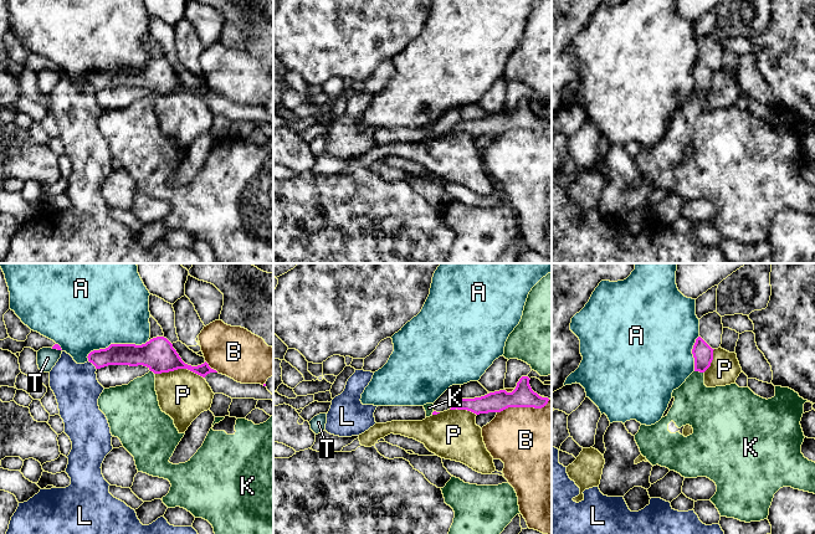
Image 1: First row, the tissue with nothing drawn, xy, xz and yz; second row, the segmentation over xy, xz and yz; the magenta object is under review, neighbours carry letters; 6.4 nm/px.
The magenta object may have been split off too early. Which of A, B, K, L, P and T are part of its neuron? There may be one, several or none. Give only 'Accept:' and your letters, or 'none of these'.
Accept: none of these

